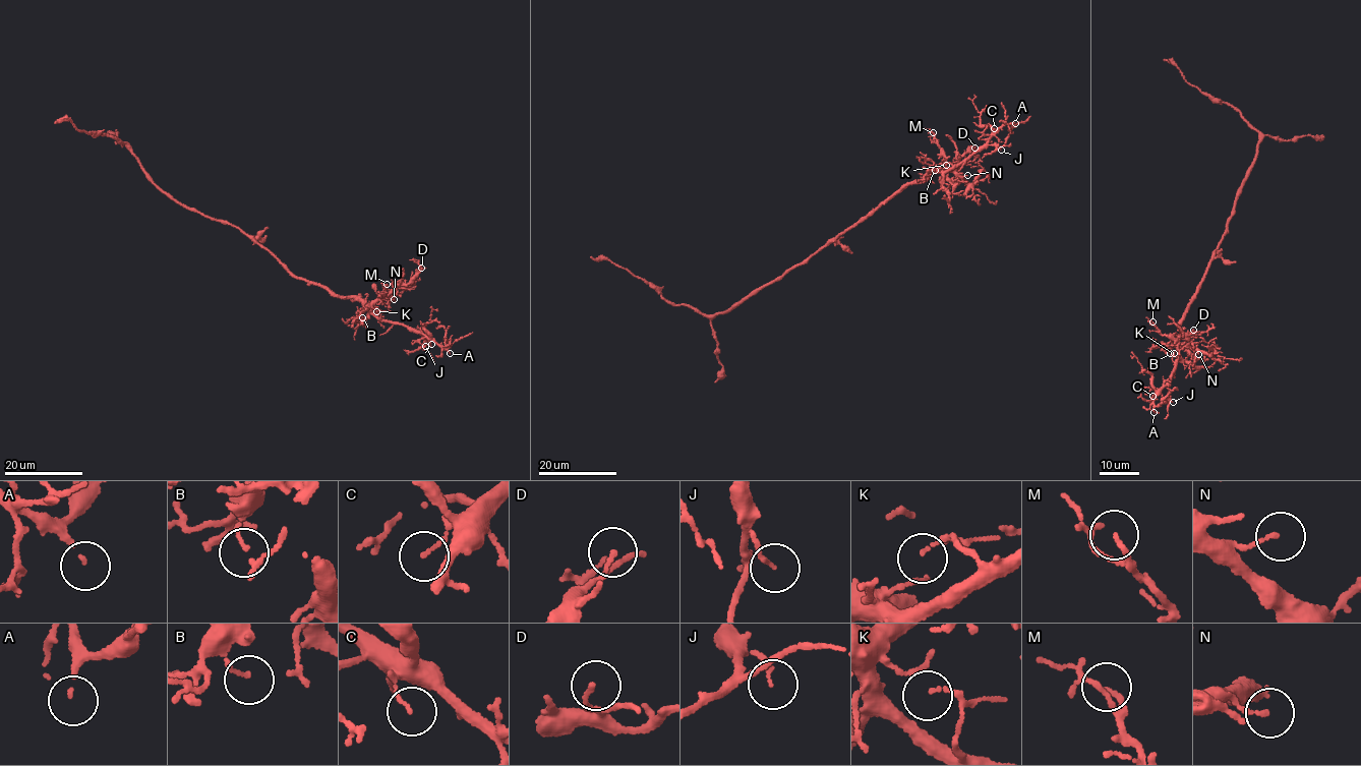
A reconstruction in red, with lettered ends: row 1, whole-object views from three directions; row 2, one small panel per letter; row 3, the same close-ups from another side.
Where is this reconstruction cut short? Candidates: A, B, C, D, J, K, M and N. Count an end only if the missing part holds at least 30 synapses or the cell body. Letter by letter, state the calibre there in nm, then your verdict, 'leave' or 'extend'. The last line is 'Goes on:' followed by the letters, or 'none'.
A: calibre 110 nm; extend
B: calibre 110 nm; leave
C: calibre 100 nm; leave
D: calibre 140 nm; leave
J: calibre 110 nm; leave
K: calibre 110 nm; leave
M: calibre 130 nm; leave
N: calibre 120 nm; leave
Goes on: A

